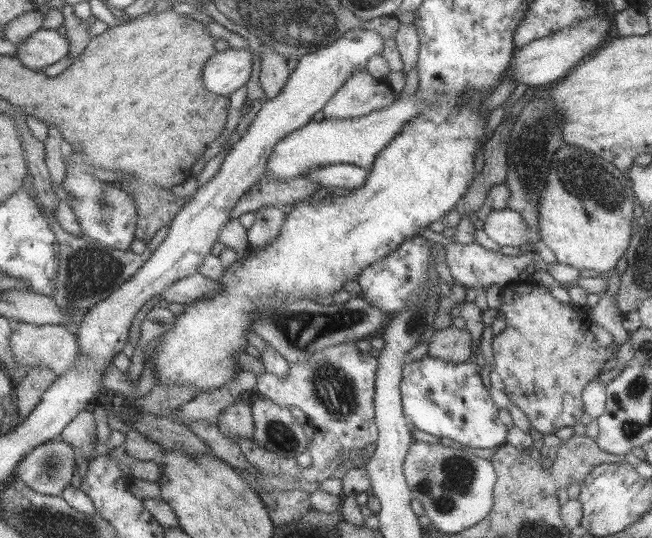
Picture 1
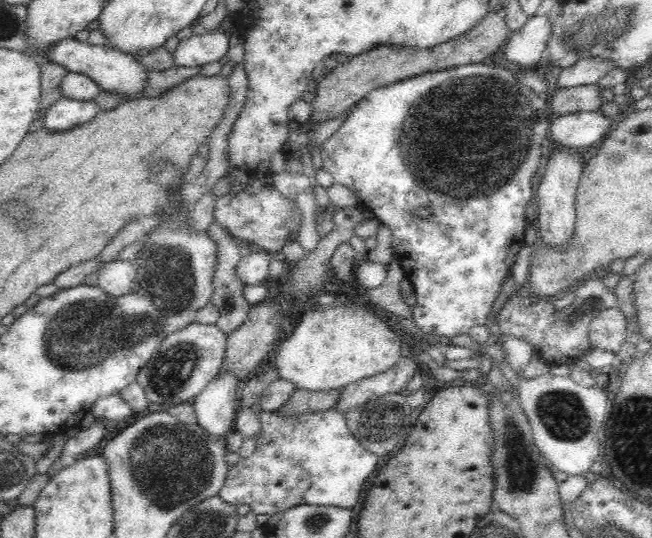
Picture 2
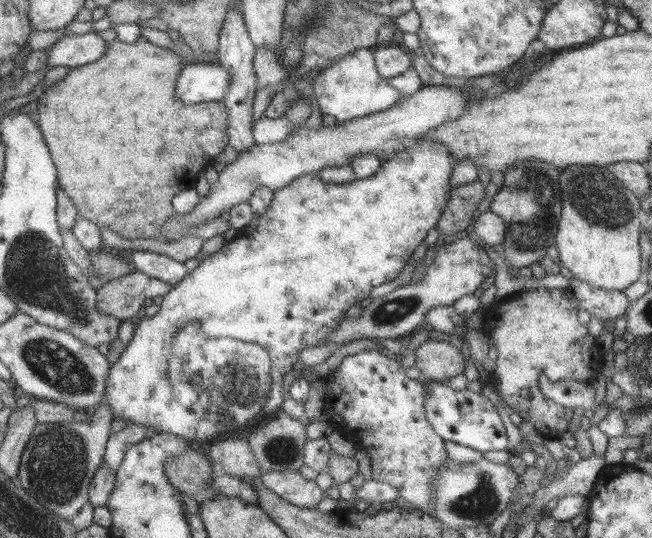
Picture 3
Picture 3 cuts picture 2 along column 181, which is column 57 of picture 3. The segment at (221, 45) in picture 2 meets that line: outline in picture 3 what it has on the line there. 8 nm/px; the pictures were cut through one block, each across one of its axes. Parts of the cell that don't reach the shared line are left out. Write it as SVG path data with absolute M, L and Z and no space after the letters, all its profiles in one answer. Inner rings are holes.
M92 30L84 34L62 36L48 48L45 66L71 69L93 63L101 59L108 44Z

